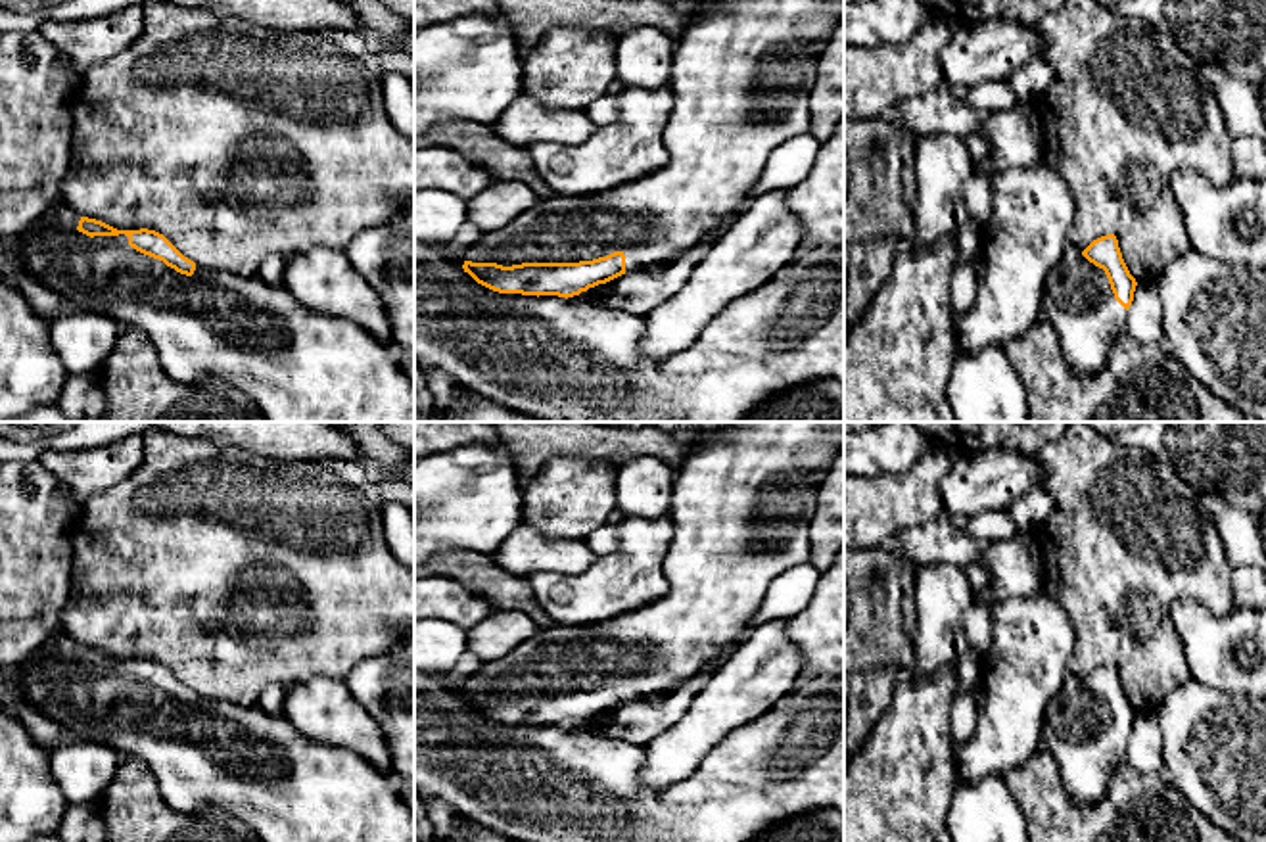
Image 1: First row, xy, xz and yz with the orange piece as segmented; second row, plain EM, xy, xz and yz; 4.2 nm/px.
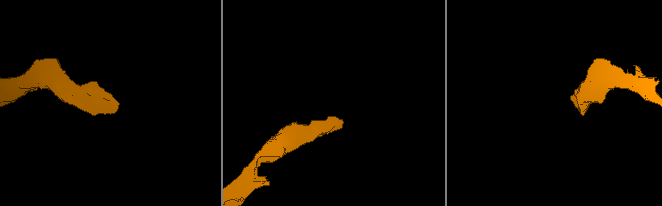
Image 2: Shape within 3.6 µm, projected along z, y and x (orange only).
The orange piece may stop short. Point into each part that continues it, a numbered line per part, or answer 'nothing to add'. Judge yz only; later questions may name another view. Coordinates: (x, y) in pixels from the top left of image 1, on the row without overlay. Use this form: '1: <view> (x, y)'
1: yz (1078, 731)

